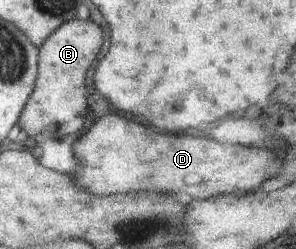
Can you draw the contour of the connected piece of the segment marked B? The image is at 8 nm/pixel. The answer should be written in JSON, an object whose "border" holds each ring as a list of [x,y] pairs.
{"border":[[[70,20],[68,24],[64,24],[64,28],[60,28],[60,32],[56,32],[56,36],[52,36],[52,40],[48,40],[48,44],[40,46],[40,70],[39,78],[40,88],[36,84],[36,96],[30,95],[24,106],[24,116],[20,116],[20,126],[24,129],[30,140],[37,134],[44,134],[47,138],[56,138],[60,140],[68,134],[76,134],[80,132],[86,118],[86,72],[88,68],[94,64],[96,54],[100,52],[104,42],[102,30],[98,24],[90,22],[90,20]]]}

